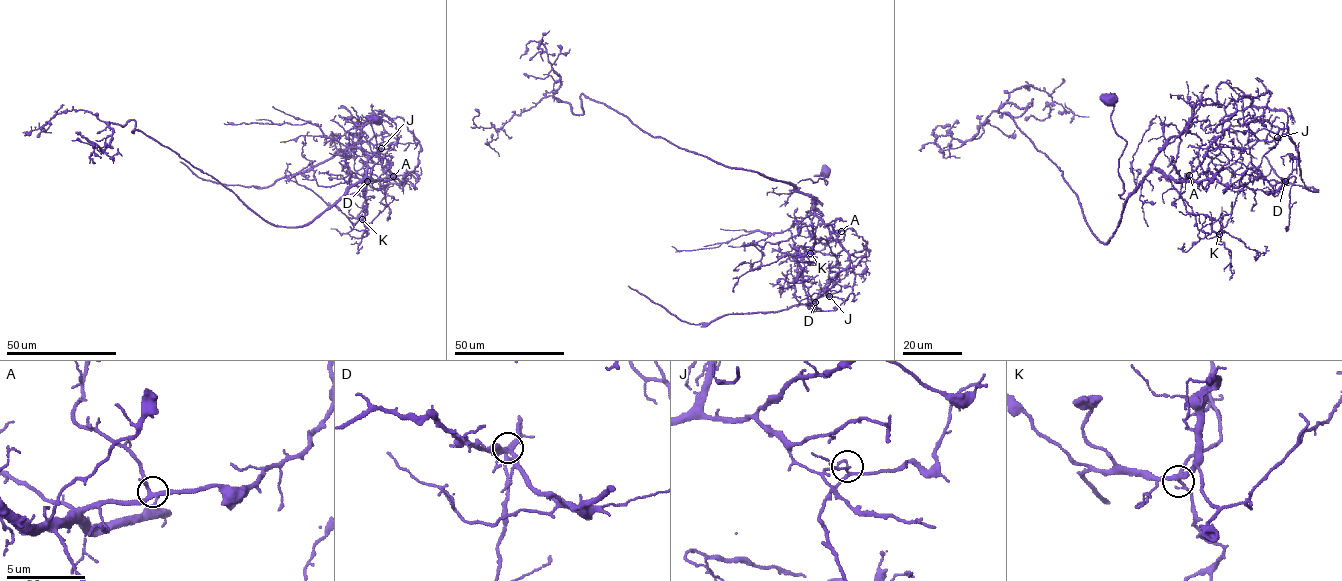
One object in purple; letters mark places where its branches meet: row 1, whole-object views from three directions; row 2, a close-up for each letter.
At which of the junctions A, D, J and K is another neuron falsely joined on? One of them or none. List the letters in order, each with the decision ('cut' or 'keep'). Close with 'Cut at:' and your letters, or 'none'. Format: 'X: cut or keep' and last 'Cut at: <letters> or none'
A: keep
D: keep
J: cut
K: keep
Cut at: J

